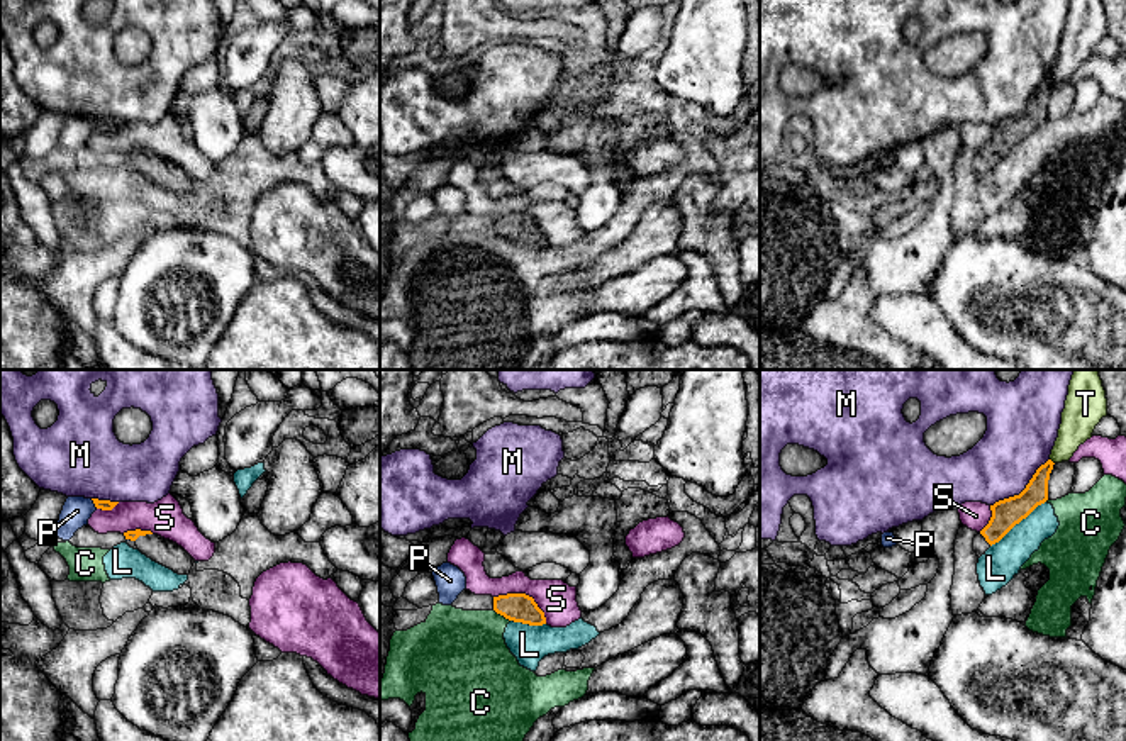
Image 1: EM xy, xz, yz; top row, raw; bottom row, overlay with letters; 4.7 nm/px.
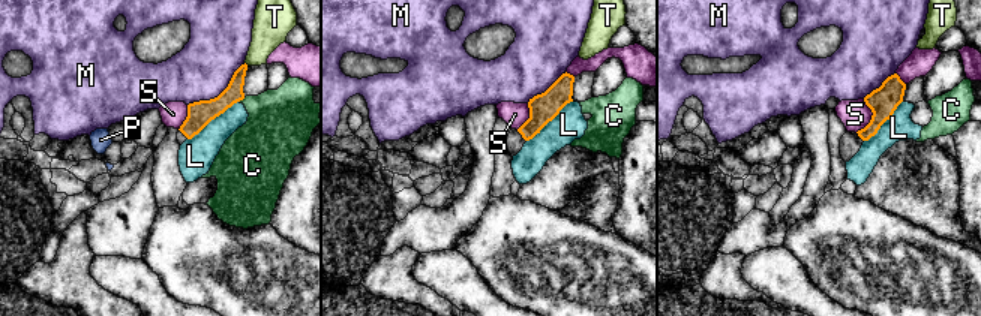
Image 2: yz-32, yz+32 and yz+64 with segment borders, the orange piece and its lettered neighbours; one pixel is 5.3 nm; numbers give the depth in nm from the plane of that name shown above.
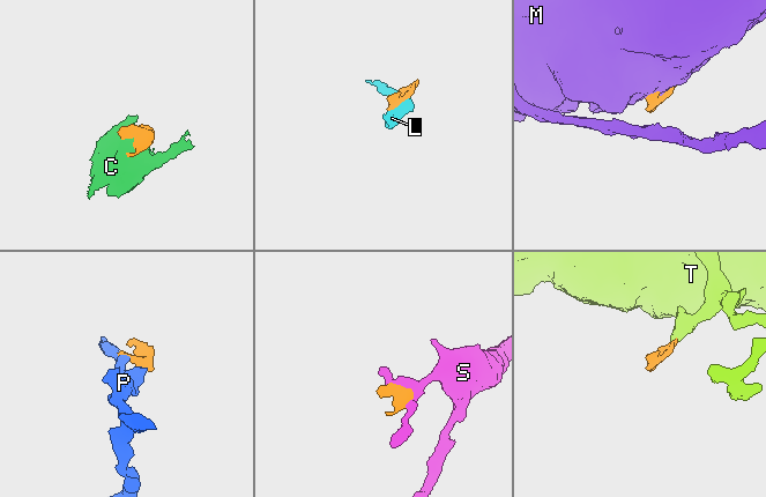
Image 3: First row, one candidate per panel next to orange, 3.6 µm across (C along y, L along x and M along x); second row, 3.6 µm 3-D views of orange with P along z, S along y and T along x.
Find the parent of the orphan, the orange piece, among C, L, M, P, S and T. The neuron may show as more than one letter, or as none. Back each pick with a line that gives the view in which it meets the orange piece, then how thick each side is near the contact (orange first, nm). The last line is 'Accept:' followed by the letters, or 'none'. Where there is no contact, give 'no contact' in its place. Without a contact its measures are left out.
Accept: none

